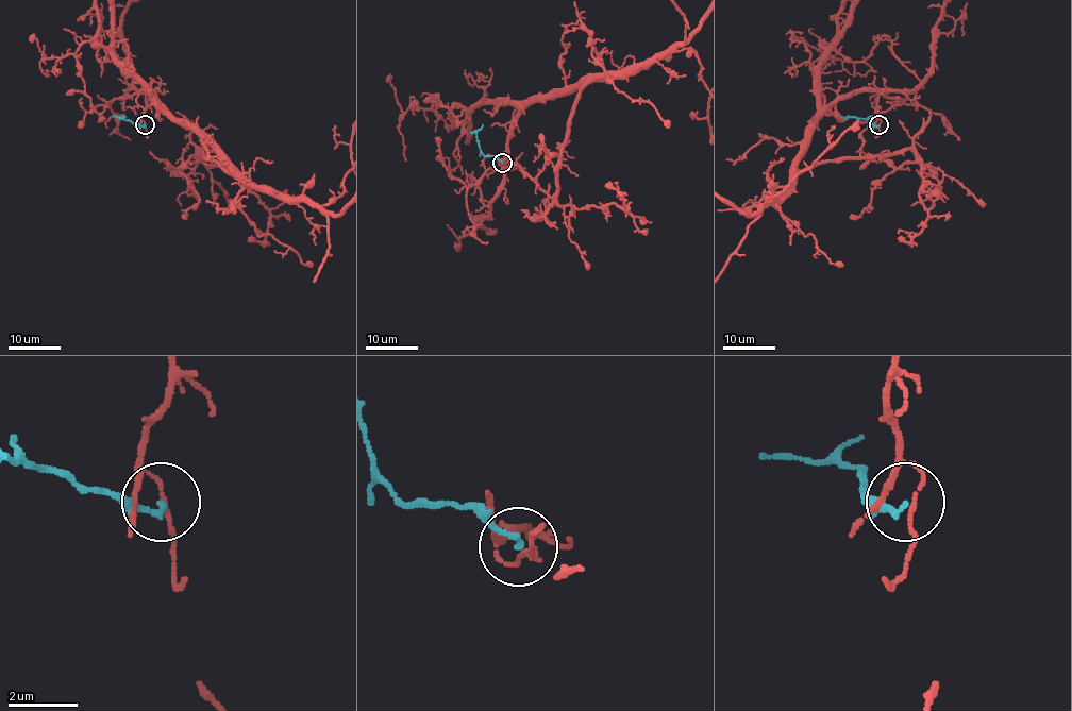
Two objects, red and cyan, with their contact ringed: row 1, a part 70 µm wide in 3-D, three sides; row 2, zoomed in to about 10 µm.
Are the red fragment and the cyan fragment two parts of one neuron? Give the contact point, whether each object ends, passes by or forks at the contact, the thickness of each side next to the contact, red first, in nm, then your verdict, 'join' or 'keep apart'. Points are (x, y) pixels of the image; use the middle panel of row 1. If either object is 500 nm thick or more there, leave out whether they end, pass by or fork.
place (502, 163); red passes by; cyan ends; calibres 100 and 160 nm; keep apart

